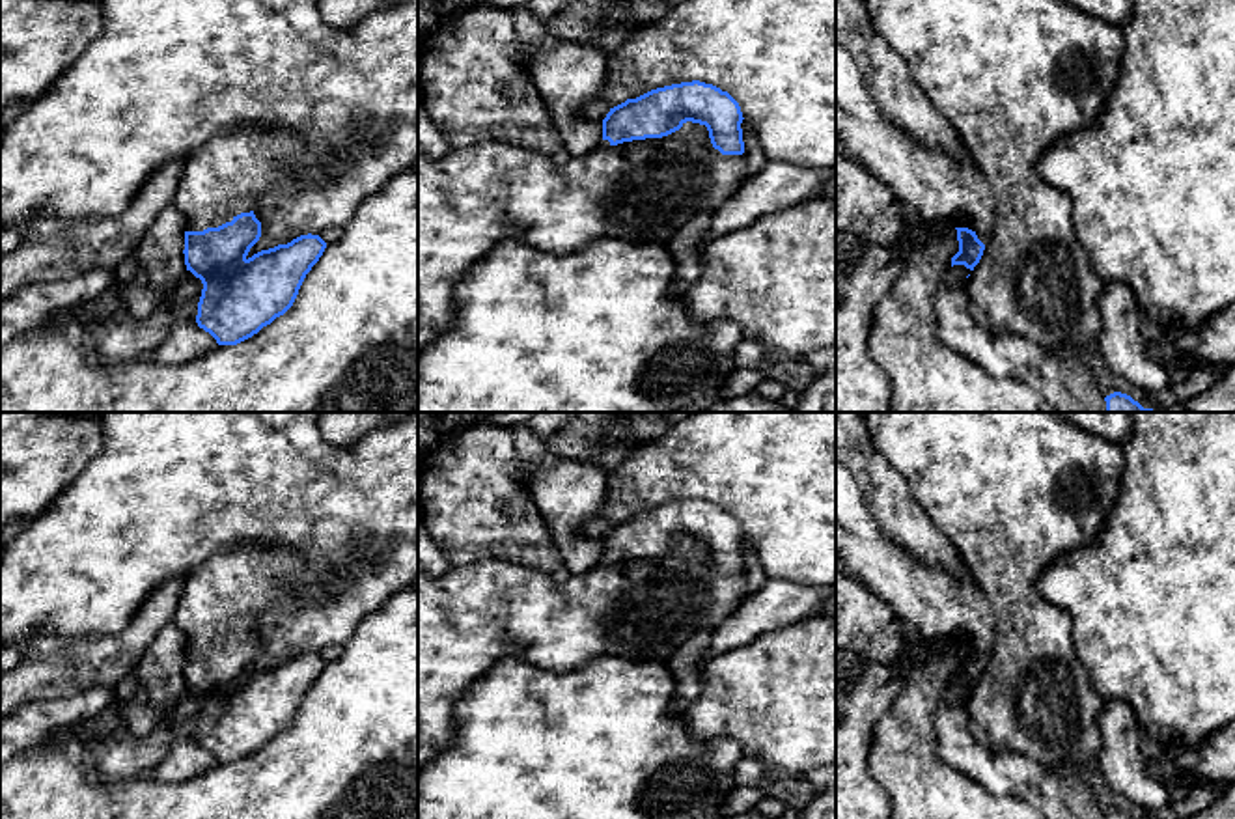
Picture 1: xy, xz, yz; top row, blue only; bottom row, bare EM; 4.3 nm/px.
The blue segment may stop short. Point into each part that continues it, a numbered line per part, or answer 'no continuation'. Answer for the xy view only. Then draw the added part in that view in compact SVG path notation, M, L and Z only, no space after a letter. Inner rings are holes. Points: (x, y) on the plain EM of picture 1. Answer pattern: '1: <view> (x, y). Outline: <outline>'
1: xy (230, 592). Outline: M228 547L205 560L183 584L173 623L185 636L185 649L203 649L256 629L285 584L300 571L300 560L284 547Z

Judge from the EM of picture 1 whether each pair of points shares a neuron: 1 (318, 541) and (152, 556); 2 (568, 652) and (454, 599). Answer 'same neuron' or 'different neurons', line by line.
1: same neuron
2: same neuron

